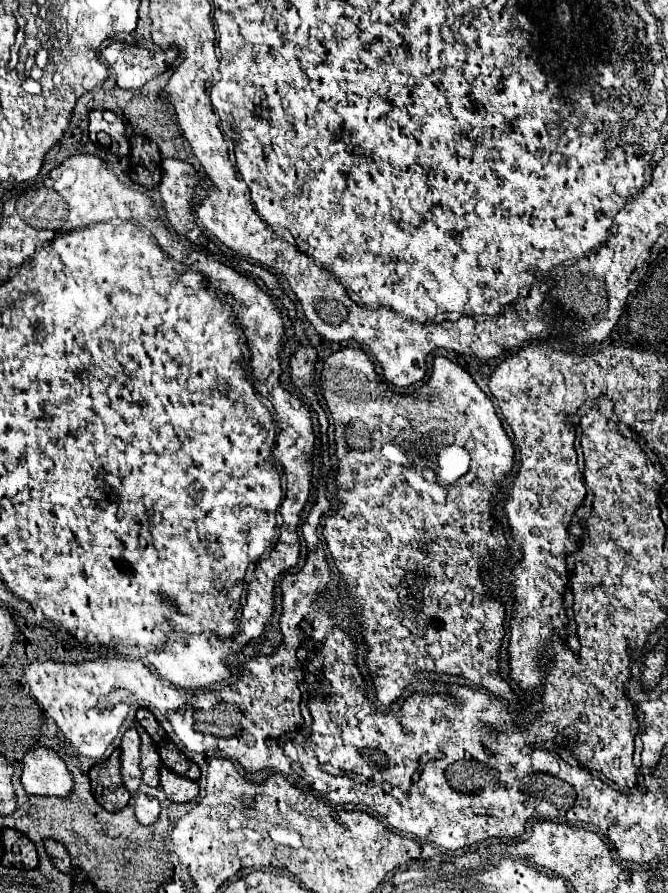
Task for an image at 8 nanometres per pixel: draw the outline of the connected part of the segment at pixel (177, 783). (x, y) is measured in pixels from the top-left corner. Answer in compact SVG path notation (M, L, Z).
M168 767L160 769L160 785L166 793L166 797L174 803L186 803L192 801L198 795L198 783L192 779L184 779L176 773L172 773Z

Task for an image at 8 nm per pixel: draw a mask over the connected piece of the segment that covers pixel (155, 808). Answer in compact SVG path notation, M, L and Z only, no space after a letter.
M138 793L136 799L134 799L134 809L136 809L136 819L142 825L150 825L160 815L160 801L154 799L154 797L148 797L148 795Z

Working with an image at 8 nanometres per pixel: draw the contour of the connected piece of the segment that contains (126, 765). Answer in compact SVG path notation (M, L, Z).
M130 727L122 737L122 781L130 793L138 791L138 785L142 783L140 775L140 735L136 727Z

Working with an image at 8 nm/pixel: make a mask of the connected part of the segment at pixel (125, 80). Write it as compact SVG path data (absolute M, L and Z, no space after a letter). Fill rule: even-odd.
M114 41L102 51L102 59L114 69L120 89L140 89L168 69L164 51L150 51L140 45Z

